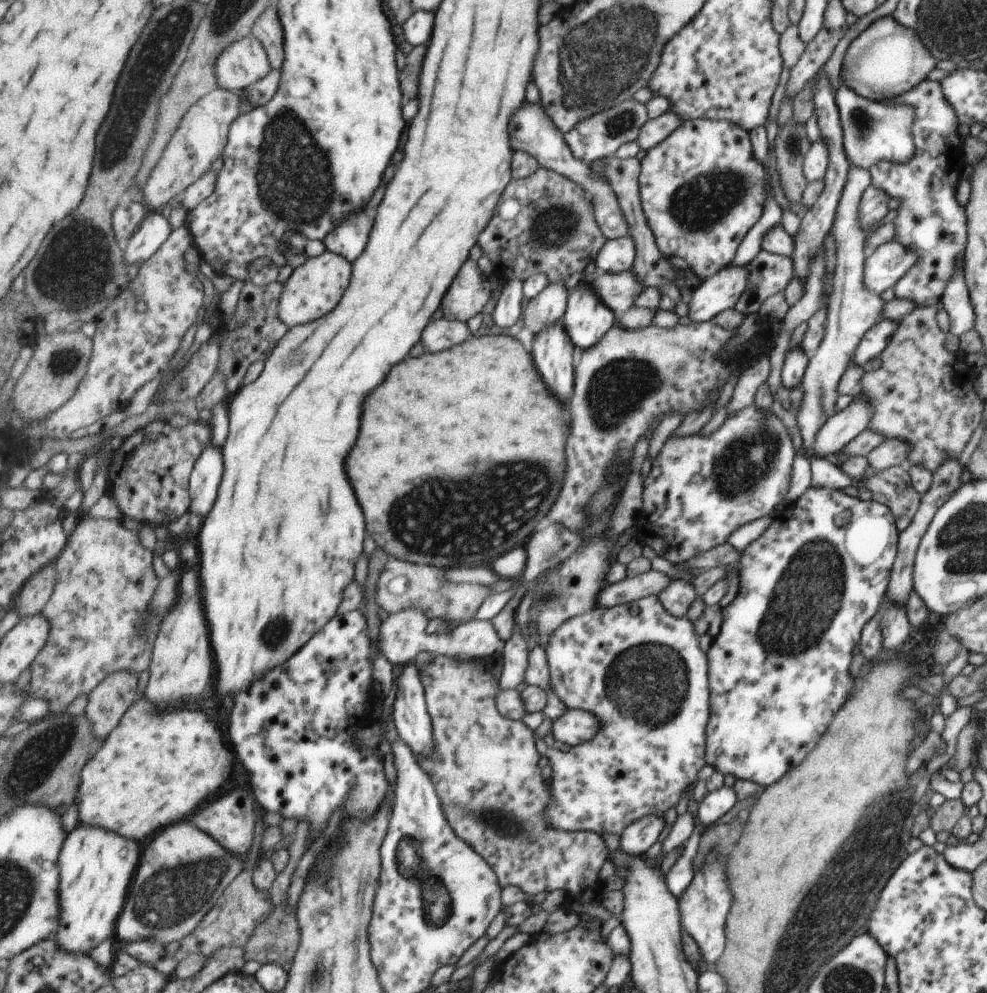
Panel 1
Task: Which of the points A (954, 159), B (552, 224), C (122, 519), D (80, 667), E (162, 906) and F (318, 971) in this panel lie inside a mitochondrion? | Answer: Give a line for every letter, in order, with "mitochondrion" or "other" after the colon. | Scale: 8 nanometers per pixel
A: other
B: mitochondrion
C: other
D: other
E: mitochondrion
F: mitochondrion

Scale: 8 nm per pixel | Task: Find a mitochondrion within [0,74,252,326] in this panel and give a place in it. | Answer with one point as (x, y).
(77, 266)

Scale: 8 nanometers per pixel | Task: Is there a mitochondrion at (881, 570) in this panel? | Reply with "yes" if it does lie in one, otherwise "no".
no

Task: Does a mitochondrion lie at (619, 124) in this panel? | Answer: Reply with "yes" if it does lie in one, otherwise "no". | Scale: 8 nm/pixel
yes

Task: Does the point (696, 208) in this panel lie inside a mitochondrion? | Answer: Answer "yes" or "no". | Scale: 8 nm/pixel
yes

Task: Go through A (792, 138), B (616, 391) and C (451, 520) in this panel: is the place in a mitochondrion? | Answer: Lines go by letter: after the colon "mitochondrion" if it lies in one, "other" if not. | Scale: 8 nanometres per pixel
A: mitochondrion
B: mitochondrion
C: mitochondrion

